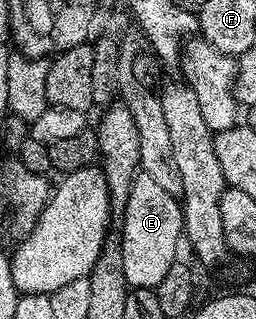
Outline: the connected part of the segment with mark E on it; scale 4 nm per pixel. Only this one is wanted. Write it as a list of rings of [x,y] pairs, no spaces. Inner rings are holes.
[[[138,172],[133,181],[129,205],[125,210],[123,218],[123,235],[121,242],[121,254],[123,255],[123,267],[125,281],[130,288],[136,289],[155,289],[167,275],[168,268],[172,267],[177,260],[179,253],[177,249],[184,232],[184,208],[180,200],[171,192],[164,190],[162,186],[151,175]]]

